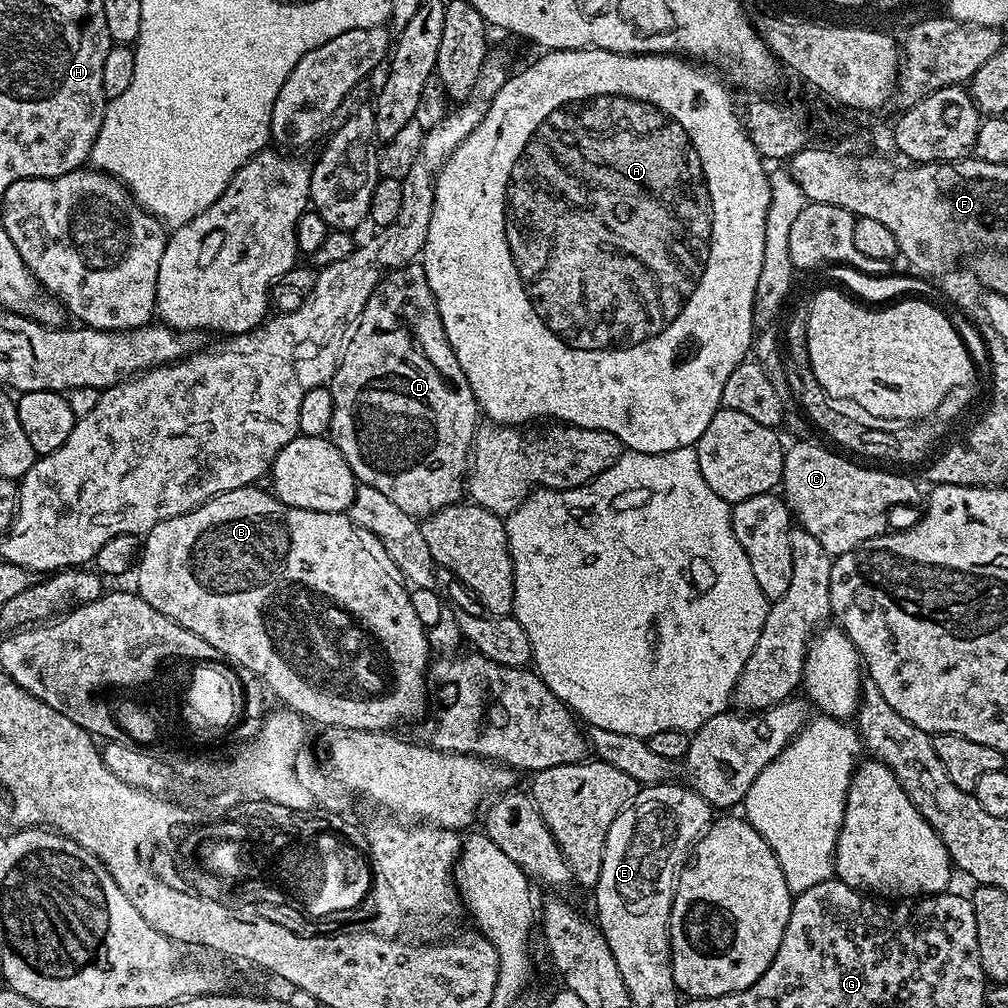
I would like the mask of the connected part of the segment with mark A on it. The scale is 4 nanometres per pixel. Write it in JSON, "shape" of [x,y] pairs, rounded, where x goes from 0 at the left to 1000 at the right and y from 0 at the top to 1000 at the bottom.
{"shape":[[[596,48],[544,50],[539,55],[537,60],[530,61],[513,75],[512,72],[505,74],[498,89],[494,89],[494,93],[490,93],[490,97],[485,99],[478,121],[474,121],[472,128],[452,146],[450,153],[446,153],[446,157],[438,163],[436,171],[433,172],[431,212],[427,216],[427,228],[423,232],[419,261],[423,280],[427,280],[427,288],[433,297],[438,323],[442,327],[442,335],[454,355],[454,363],[458,363],[458,371],[462,371],[462,379],[466,379],[466,387],[475,408],[479,412],[481,409],[484,412],[481,414],[489,421],[524,423],[529,419],[559,419],[574,425],[601,427],[613,434],[620,445],[641,450],[688,443],[692,435],[696,435],[700,423],[704,423],[704,415],[708,415],[708,411],[716,404],[714,396],[716,383],[720,383],[720,375],[724,375],[732,362],[743,356],[744,346],[748,341],[746,309],[752,288],[752,272],[756,272],[756,254],[760,252],[760,210],[764,208],[763,168],[760,160],[742,136],[735,112],[732,107],[730,111],[730,103],[726,100],[725,89],[706,72],[709,70],[701,66],[691,65],[688,61],[674,55],[628,56],[621,52],[602,52]]]}

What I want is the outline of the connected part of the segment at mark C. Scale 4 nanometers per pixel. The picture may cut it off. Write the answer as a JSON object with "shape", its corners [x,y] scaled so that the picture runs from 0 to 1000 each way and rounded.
{"shape":[[[802,437],[781,441],[778,450],[776,495],[786,509],[789,519],[808,530],[815,546],[828,554],[839,550],[854,537],[874,531],[875,512],[884,504],[911,499],[913,488],[907,477],[900,476],[889,468],[876,468],[873,465],[876,463],[873,462],[856,464],[855,461],[848,460],[853,459],[848,455],[821,444],[805,440]]]}

